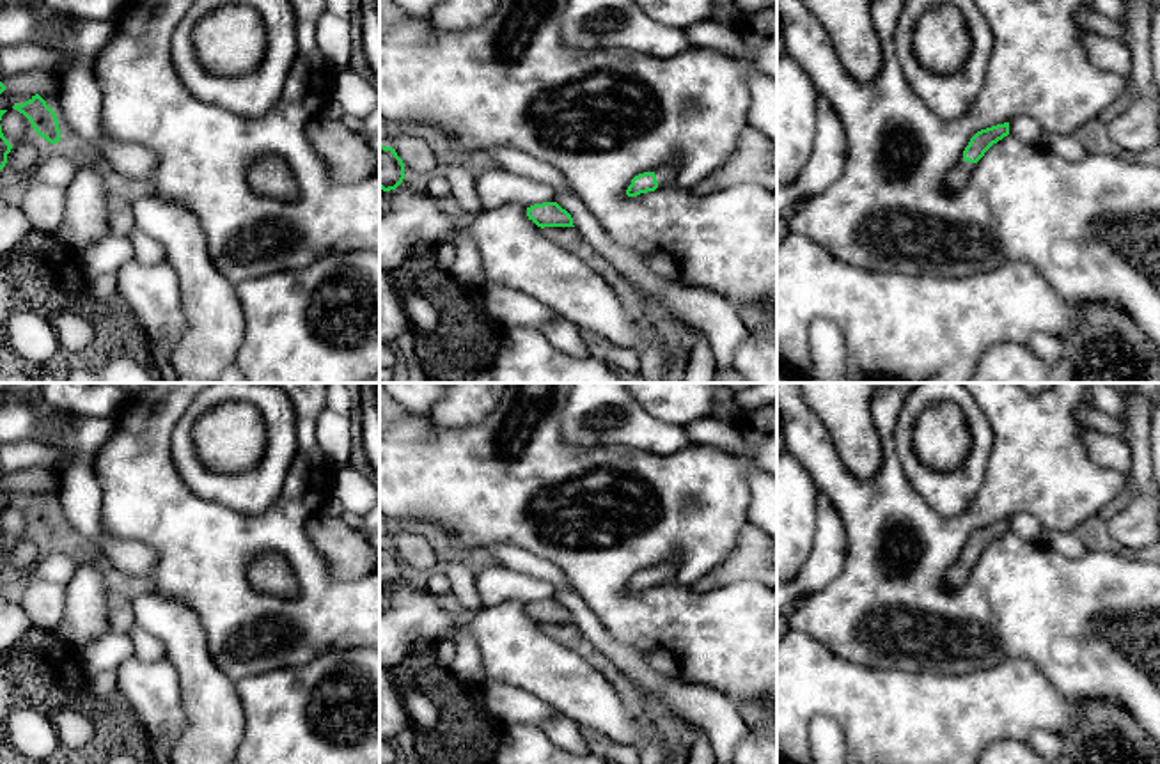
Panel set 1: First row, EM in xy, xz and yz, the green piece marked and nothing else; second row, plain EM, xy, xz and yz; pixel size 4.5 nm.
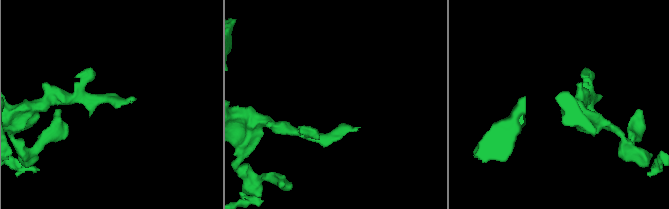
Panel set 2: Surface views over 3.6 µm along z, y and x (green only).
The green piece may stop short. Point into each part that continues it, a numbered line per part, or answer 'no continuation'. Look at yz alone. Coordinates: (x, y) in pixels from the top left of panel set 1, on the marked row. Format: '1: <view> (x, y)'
1: yz (956, 179)

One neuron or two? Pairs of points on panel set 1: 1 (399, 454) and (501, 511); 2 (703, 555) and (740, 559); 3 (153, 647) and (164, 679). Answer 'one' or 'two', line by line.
1: one
2: two
3: two

